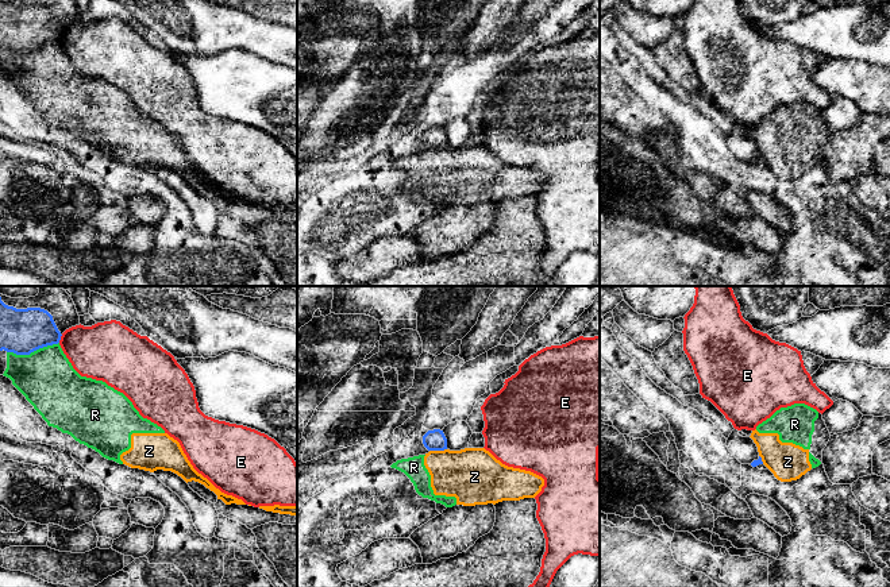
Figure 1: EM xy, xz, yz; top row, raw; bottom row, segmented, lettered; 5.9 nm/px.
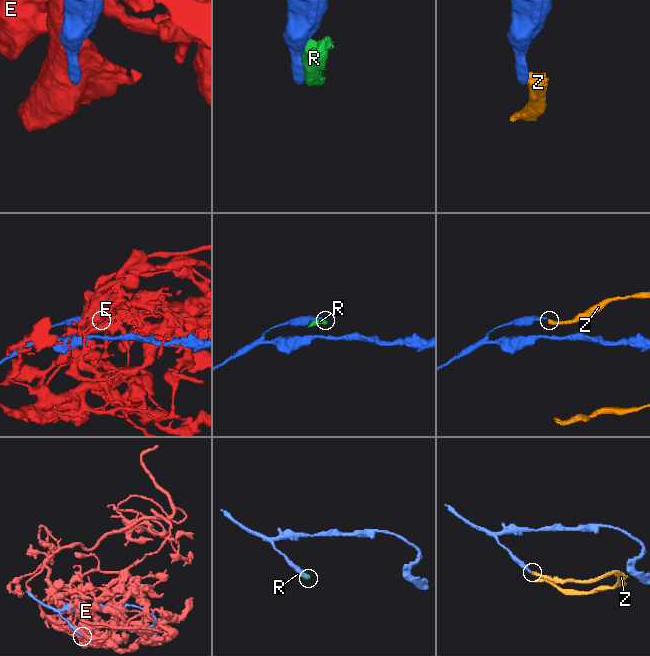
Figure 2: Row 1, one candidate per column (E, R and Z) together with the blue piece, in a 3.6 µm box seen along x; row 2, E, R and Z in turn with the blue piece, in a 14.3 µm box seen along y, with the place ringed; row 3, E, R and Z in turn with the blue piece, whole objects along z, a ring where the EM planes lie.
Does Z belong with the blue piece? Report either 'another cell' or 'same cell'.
another cell

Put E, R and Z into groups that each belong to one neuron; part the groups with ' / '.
E / R Z

